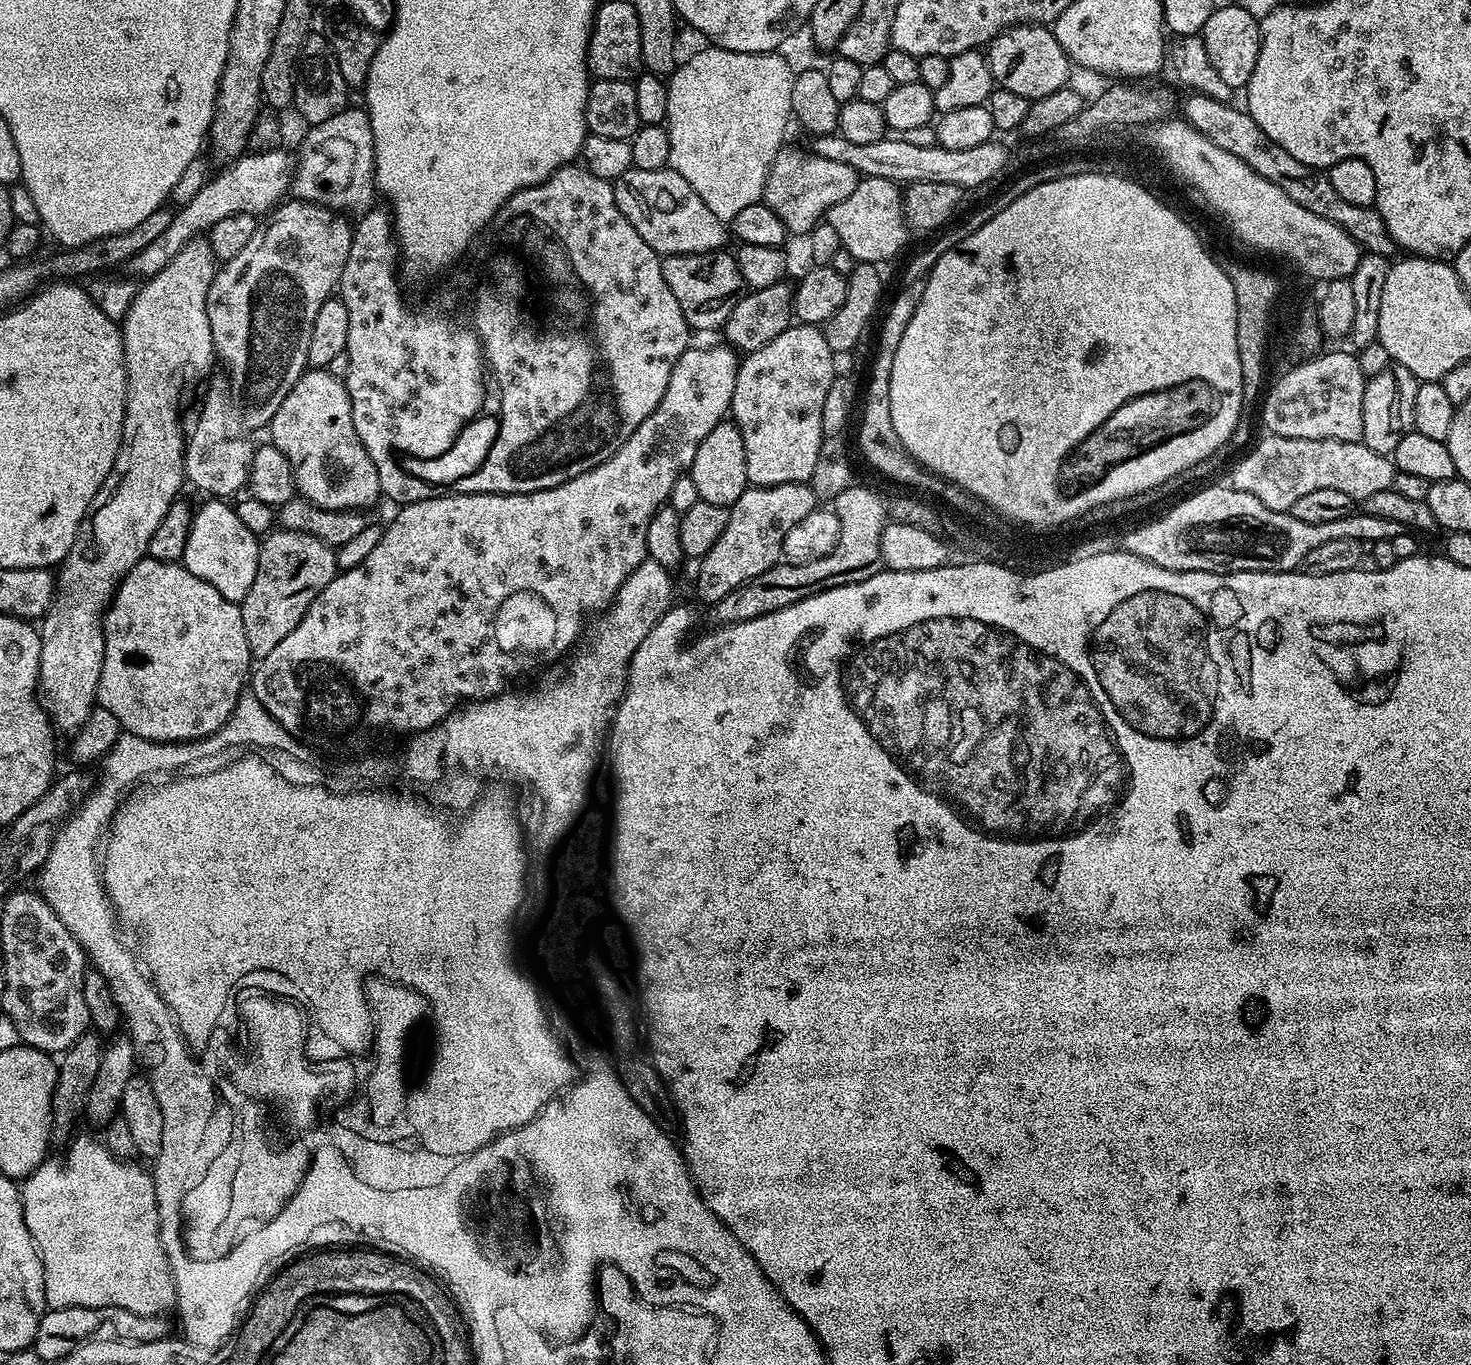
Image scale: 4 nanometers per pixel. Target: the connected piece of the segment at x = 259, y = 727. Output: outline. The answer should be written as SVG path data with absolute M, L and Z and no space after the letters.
M245 690L240 693L238 702L230 714L230 718L217 732L205 736L203 740L194 740L191 742L173 742L163 744L157 740L147 740L121 734L118 742L113 746L112 751L108 753L110 760L110 772L112 776L120 781L126 781L133 776L138 776L142 772L150 770L160 770L162 768L166 773L173 773L174 770L188 765L191 760L200 760L203 756L212 756L215 752L220 752L223 748L251 748L258 750L262 744L284 744L289 747L288 736L268 719L264 714L263 708L257 703L257 699L251 690Z

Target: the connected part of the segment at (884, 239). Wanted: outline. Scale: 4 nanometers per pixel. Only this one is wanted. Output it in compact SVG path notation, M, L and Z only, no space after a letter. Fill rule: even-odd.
M873 176L863 177L850 198L842 198L838 206L831 208L826 222L838 230L841 248L850 250L858 262L866 264L879 265L880 260L898 255L908 240L908 232L910 233L910 225L904 219L901 189L893 181Z

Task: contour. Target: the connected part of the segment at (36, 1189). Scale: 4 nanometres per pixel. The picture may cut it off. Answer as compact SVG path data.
M80 1136L73 1139L67 1145L68 1153L64 1156L64 1164L55 1164L52 1158L45 1159L37 1165L33 1172L23 1177L19 1185L20 1201L24 1203L24 1217L26 1218L26 1230L36 1243L36 1249L40 1255L40 1261L44 1267L44 1289L48 1299L48 1308L69 1308L70 1306L86 1306L87 1308L121 1308L130 1310L134 1314L146 1314L147 1316L159 1316L168 1314L177 1307L176 1283L172 1277L171 1266L168 1264L168 1256L164 1253L164 1247L160 1241L159 1210L155 1204L154 1182L152 1173L146 1167L139 1168L136 1162L125 1162L113 1156L109 1148L103 1143L91 1140L88 1136Z

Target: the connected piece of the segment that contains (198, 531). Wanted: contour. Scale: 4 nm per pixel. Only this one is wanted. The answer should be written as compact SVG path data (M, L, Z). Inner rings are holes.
M208 498L208 501L196 508L186 538L186 548L182 563L202 582L210 582L218 594L227 600L244 600L254 586L254 574L258 574L260 540L238 518L235 507L220 498Z

